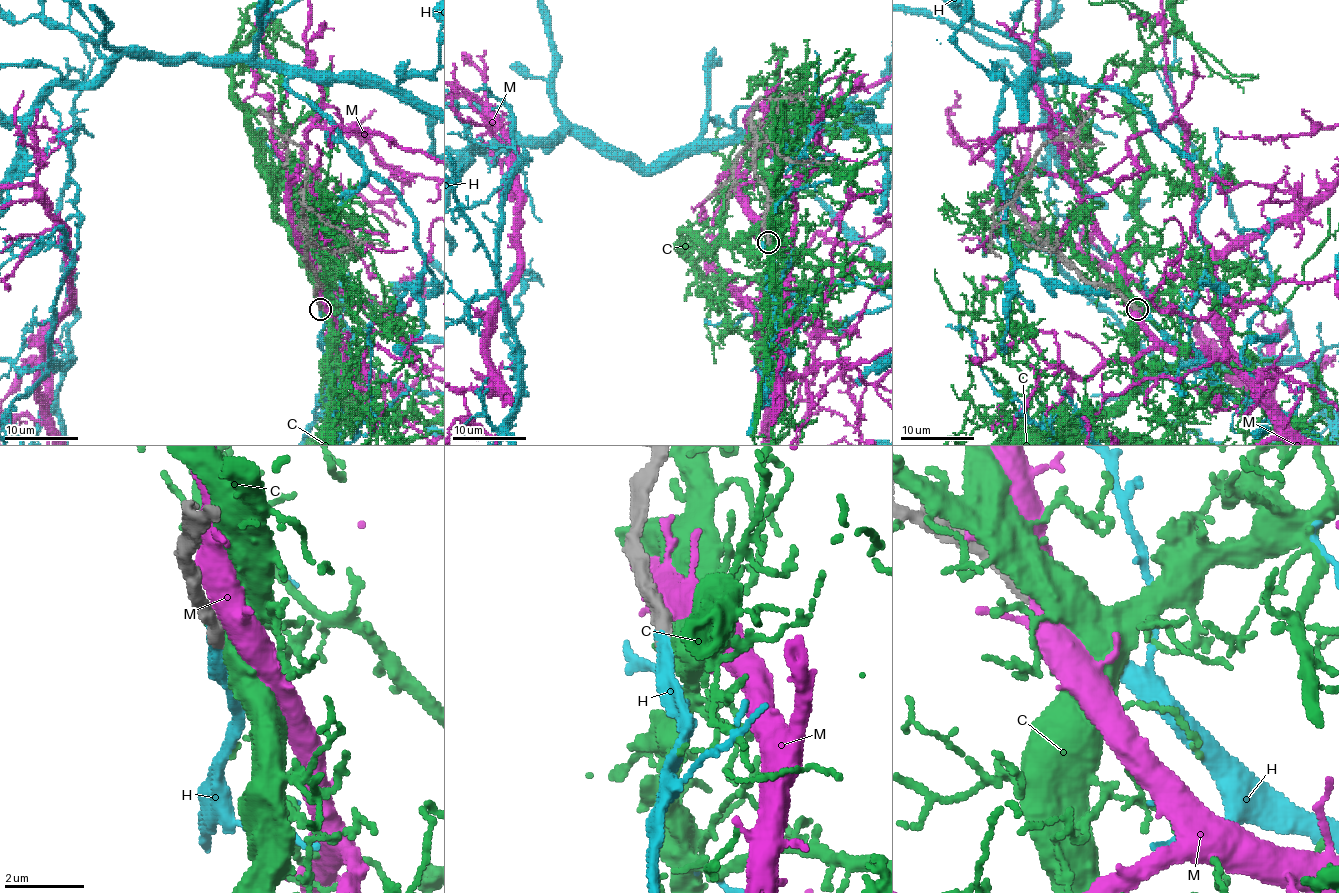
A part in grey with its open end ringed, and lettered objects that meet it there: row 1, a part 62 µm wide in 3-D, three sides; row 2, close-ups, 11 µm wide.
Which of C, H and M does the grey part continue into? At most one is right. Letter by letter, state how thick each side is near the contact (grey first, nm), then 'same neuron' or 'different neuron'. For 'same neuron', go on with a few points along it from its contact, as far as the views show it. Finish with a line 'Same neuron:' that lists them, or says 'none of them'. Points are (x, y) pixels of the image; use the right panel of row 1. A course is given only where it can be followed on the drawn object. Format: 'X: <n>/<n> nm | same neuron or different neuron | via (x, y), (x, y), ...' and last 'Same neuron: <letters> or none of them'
C: 400/600 nm | different neuron
H: 440/380 nm | same neuron
M: 360/550 nm | different neuron
Same neuron: H

